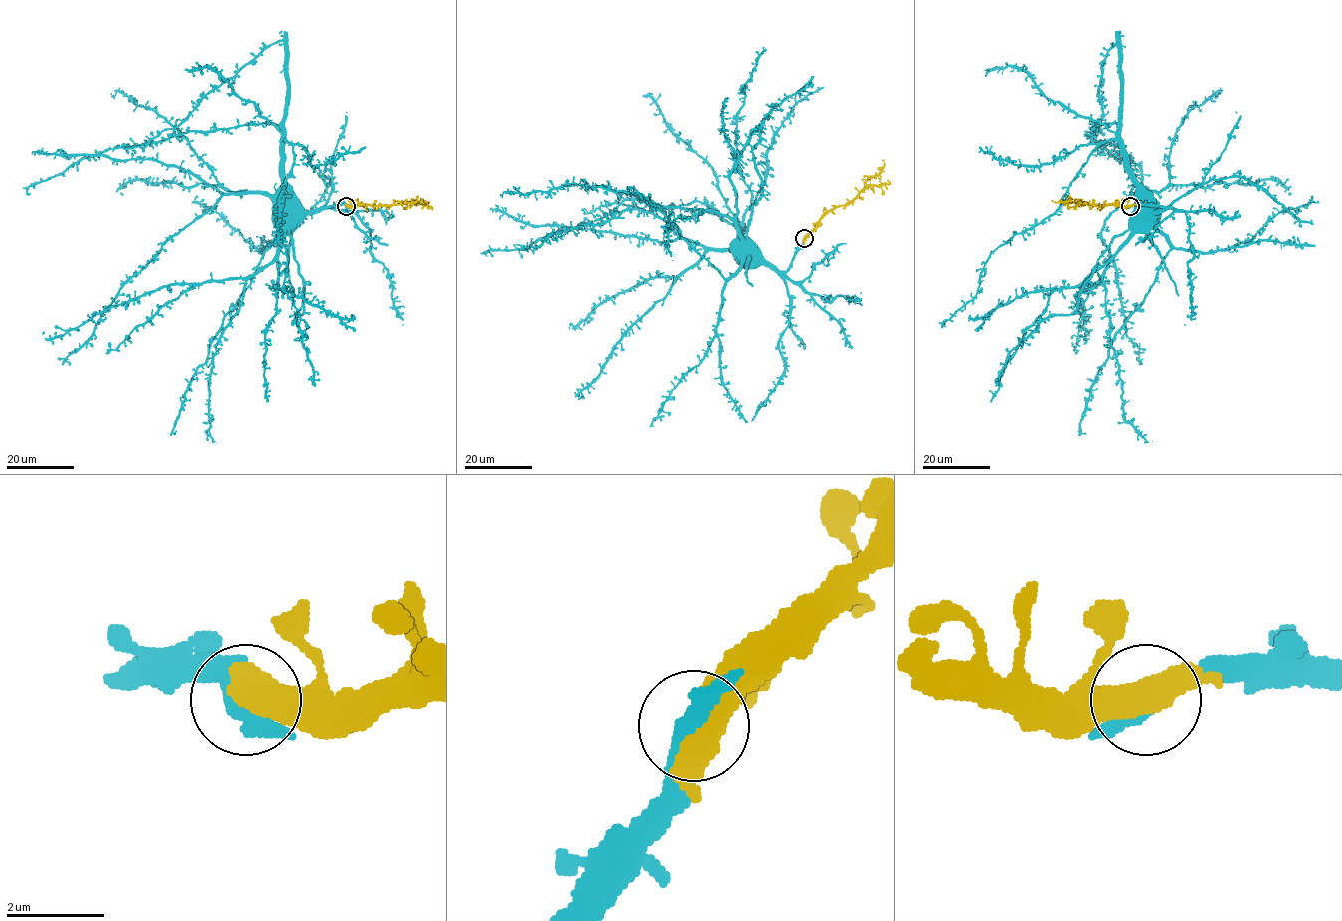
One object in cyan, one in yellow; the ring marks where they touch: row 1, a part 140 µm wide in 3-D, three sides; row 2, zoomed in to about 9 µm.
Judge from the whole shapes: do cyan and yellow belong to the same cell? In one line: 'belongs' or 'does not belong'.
belongs

